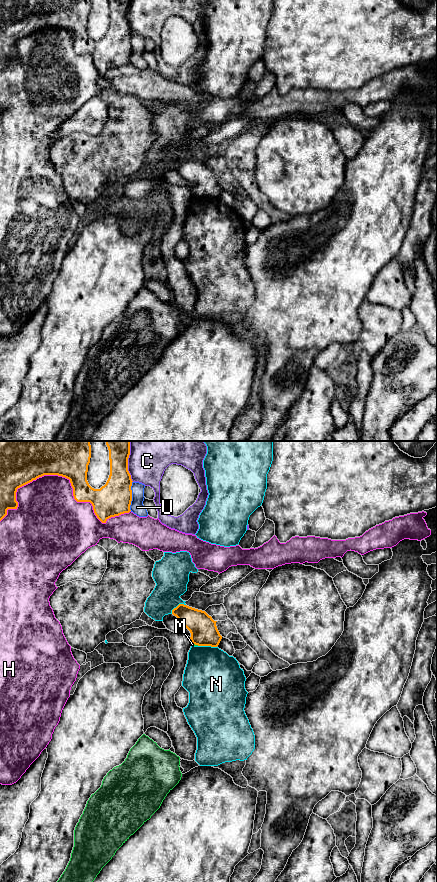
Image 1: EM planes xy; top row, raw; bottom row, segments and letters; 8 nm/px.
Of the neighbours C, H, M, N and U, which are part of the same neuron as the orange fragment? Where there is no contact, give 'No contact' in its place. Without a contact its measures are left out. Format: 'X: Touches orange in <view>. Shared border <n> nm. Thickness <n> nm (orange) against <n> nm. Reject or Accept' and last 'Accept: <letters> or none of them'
C: Touches orange in xy. Shared border 320 nm. Thickness 220 nm (orange) against 380 nm. Reject
H: Touches orange in xy. Shared border 1050 nm. Thickness 460 nm (orange) against 420 nm. Reject
M: Touches orange in xy. Shared border 60 nm. Thickness 220 nm (orange) against 20 nm. Reject
N: Touches orange in xy. Shared border 150 nm. Thickness 220 nm (orange) against 440 nm. Reject
U: Touches orange in xy. Shared border 240 nm. Thickness 280 nm (orange) against 110 nm. Reject
Accept: none of them

